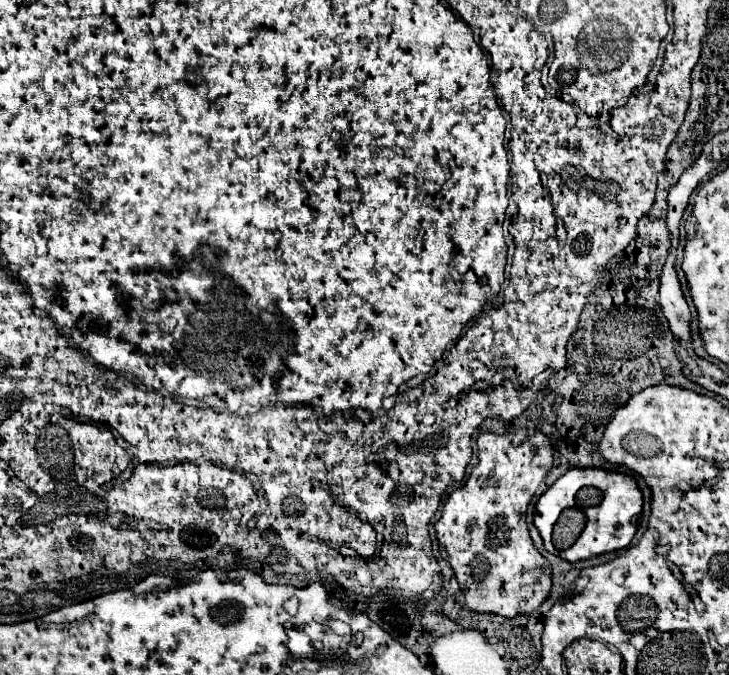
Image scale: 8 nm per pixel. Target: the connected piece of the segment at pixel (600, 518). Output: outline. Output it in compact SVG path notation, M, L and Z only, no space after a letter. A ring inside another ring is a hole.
M572 468L568 470L562 478L558 478L538 500L536 504L536 512L534 512L534 524L544 540L544 546L548 552L576 562L576 560L586 560L604 552L612 552L612 550L620 550L626 548L632 540L620 540L620 522L632 522L632 508L628 506L628 502L620 502L620 490L634 490L638 496L638 506L642 512L642 492L638 488L638 482L634 476L622 474L622 472L614 472L614 470L606 470L606 468ZM570 506L578 506L584 510L588 522L586 528L582 530L582 534L578 536L578 540L566 548L566 550L558 550L552 544L552 528L560 516L560 510L570 508Z

